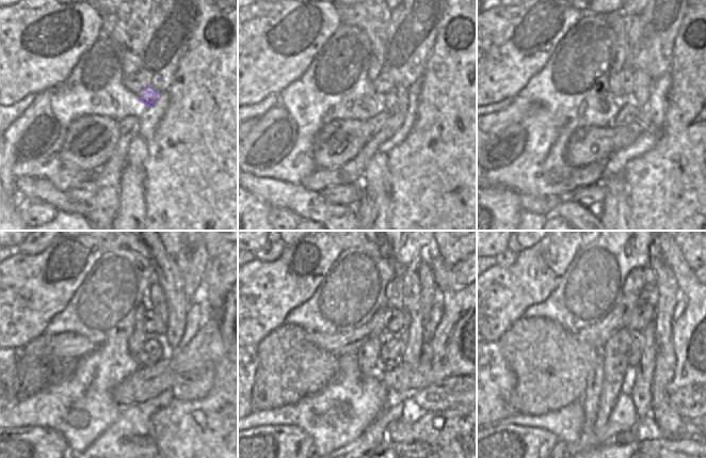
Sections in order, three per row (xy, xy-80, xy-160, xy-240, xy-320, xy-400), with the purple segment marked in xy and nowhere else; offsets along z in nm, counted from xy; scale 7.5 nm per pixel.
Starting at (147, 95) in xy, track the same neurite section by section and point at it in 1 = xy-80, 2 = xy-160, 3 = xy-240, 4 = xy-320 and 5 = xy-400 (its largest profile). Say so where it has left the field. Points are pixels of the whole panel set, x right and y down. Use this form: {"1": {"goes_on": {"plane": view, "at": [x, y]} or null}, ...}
{"1": {"goes_on": {"plane": "xy-80", "at": [389, 98]}}, "2": {"goes_on": {"plane": "xy-160", "at": [641, 117]}}, "3": {"goes_on": {"plane": "xy-240", "at": [193, 385]}}, "4": {"goes_on": {"plane": "xy-320", "at": [450, 392]}}, "5": {"goes_on": {"plane": "xy-400", "at": [692, 401]}}}

